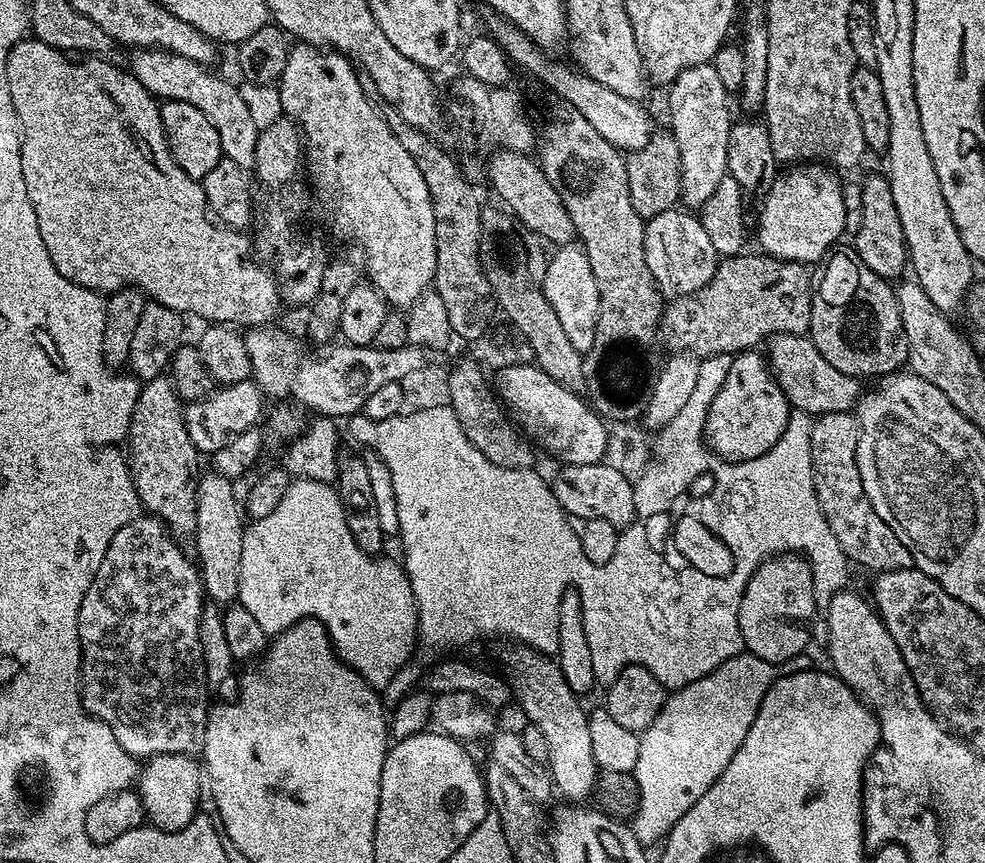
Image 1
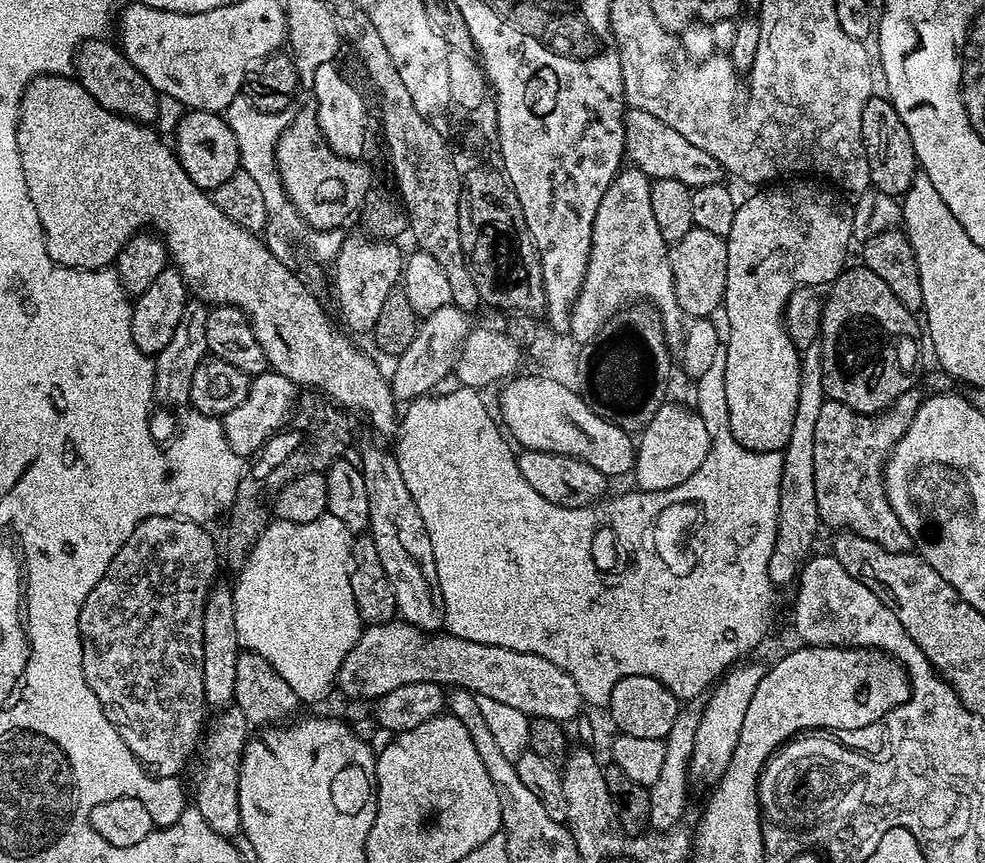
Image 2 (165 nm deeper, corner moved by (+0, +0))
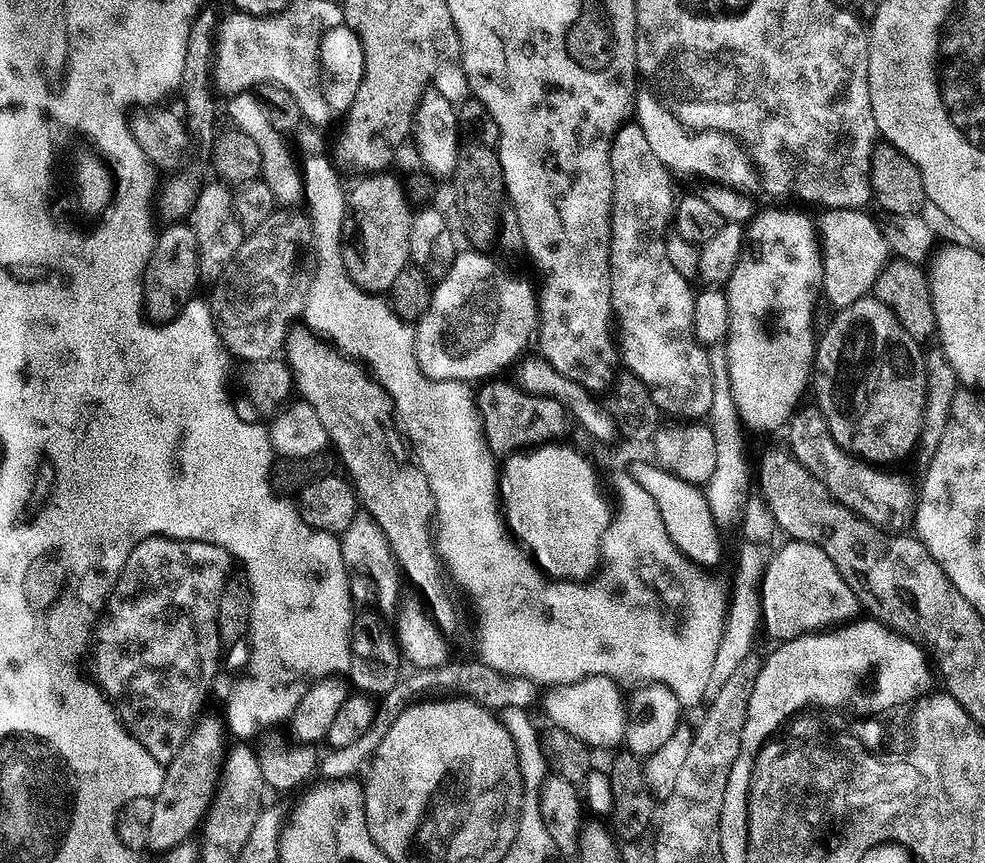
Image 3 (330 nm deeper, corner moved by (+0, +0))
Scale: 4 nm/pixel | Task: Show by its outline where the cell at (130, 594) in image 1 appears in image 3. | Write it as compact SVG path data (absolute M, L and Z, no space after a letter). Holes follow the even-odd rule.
M151 536L130 550L118 582L100 613L90 641L90 660L95 683L114 702L124 729L136 739L146 754L167 766L178 754L201 715L208 679L218 672L218 594L233 571L233 557L226 549L210 542L179 540L169 536Z

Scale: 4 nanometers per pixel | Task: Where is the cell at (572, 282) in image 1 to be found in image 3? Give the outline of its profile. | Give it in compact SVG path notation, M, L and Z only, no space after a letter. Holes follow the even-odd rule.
M635 122L624 123L614 134L610 174L610 298L619 359L647 386L665 417L699 421L711 408L714 379L708 348L696 341L692 329L694 288L666 258L664 237L674 220L673 177Z

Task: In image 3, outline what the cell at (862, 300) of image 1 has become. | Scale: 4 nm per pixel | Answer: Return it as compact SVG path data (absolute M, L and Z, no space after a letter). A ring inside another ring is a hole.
M867 294L860 300L854 301L850 306L837 311L834 318L828 324L828 329L824 332L824 337L819 337L816 345L816 355L812 361L812 374L810 377L811 395L816 395L815 407L819 408L830 434L836 442L853 456L858 456L862 460L871 462L876 466L888 466L891 460L900 460L904 455L911 453L920 441L920 431L924 425L924 397L928 395L928 370L926 367L926 352L921 341L915 340L910 334L906 334L906 326L894 318L890 306L886 306L875 295Z

